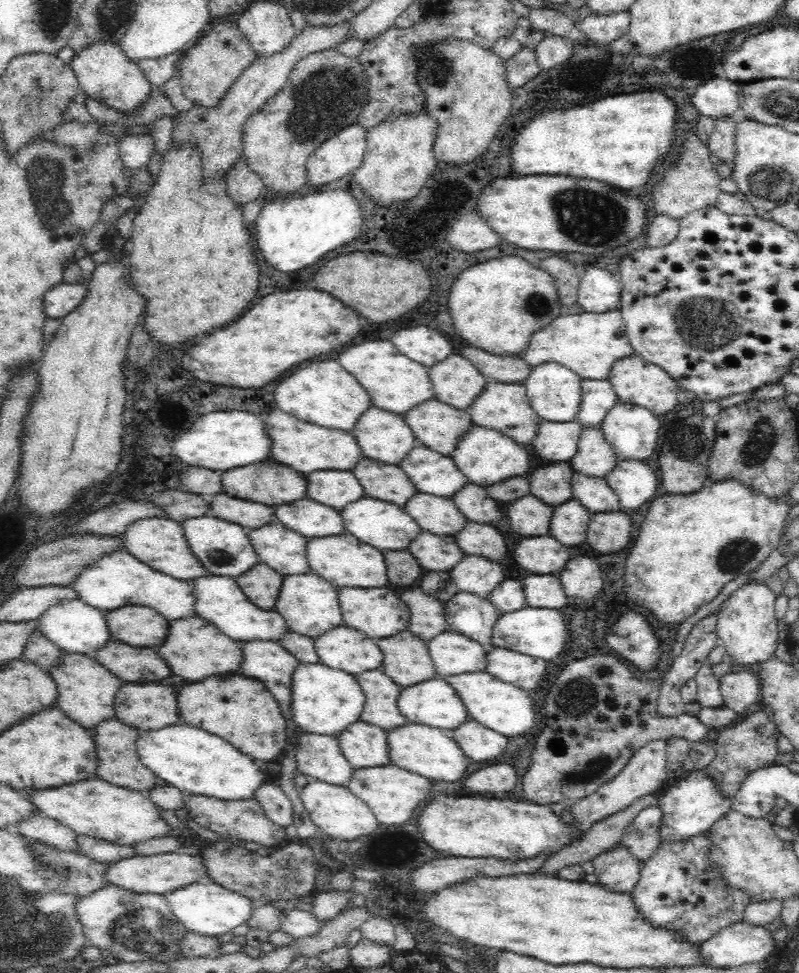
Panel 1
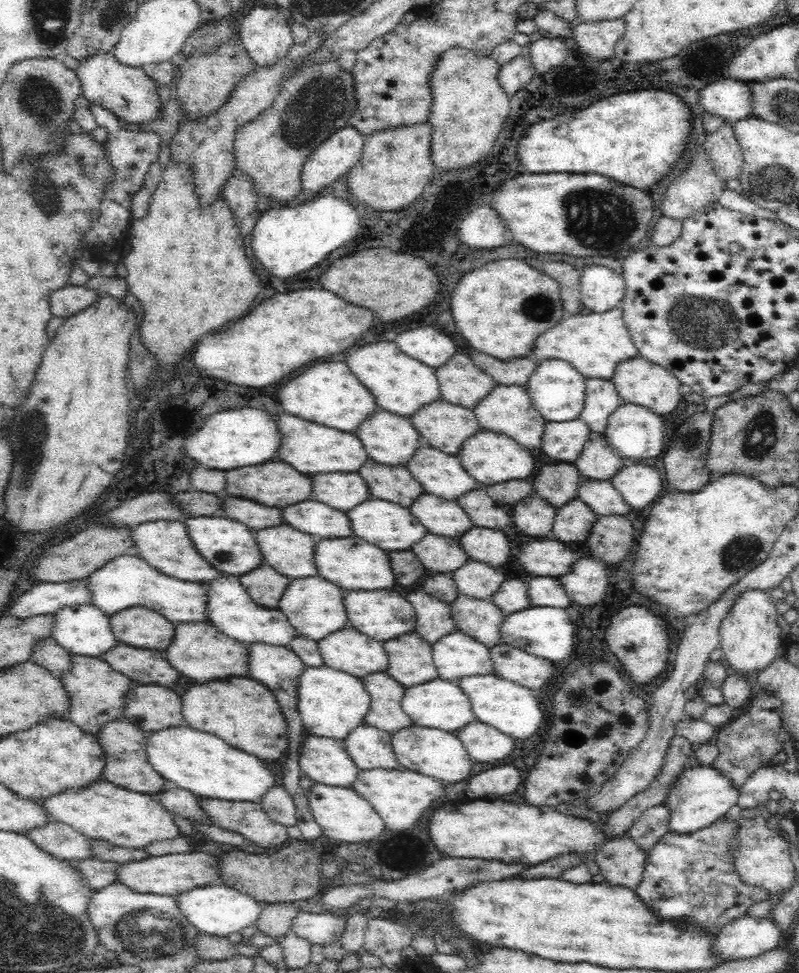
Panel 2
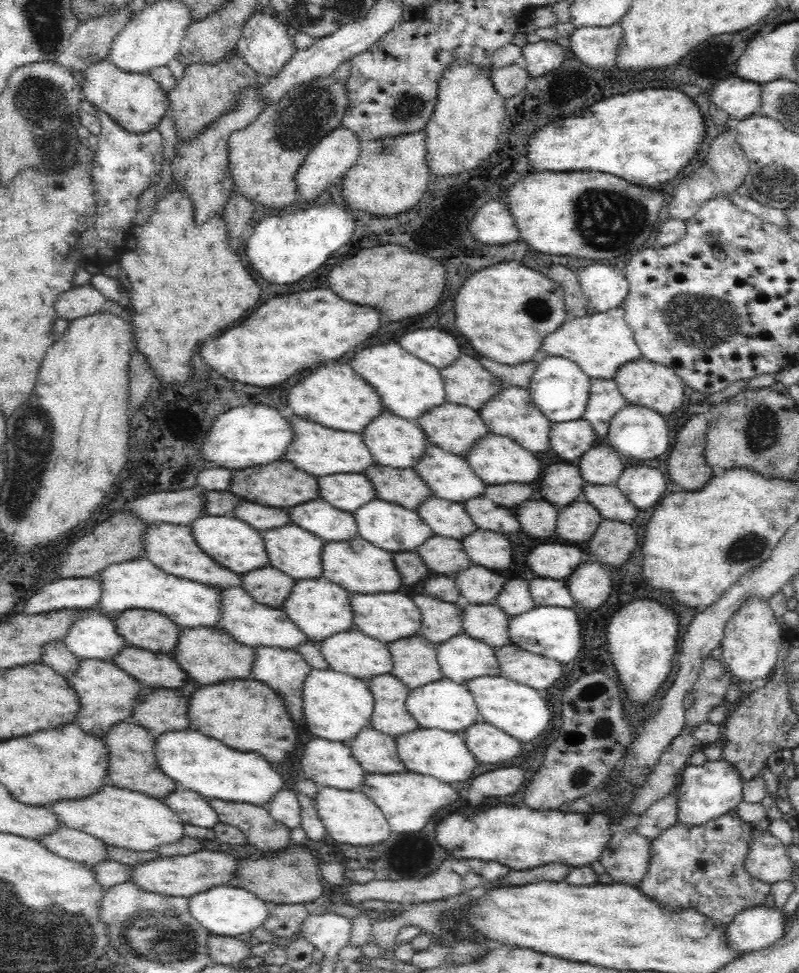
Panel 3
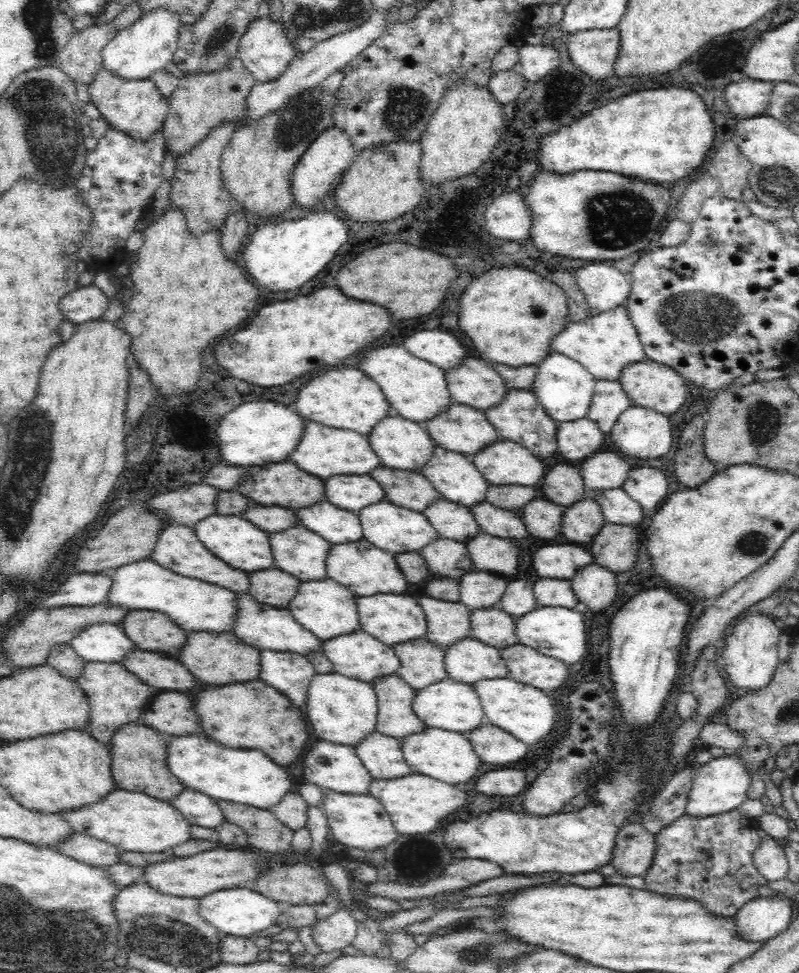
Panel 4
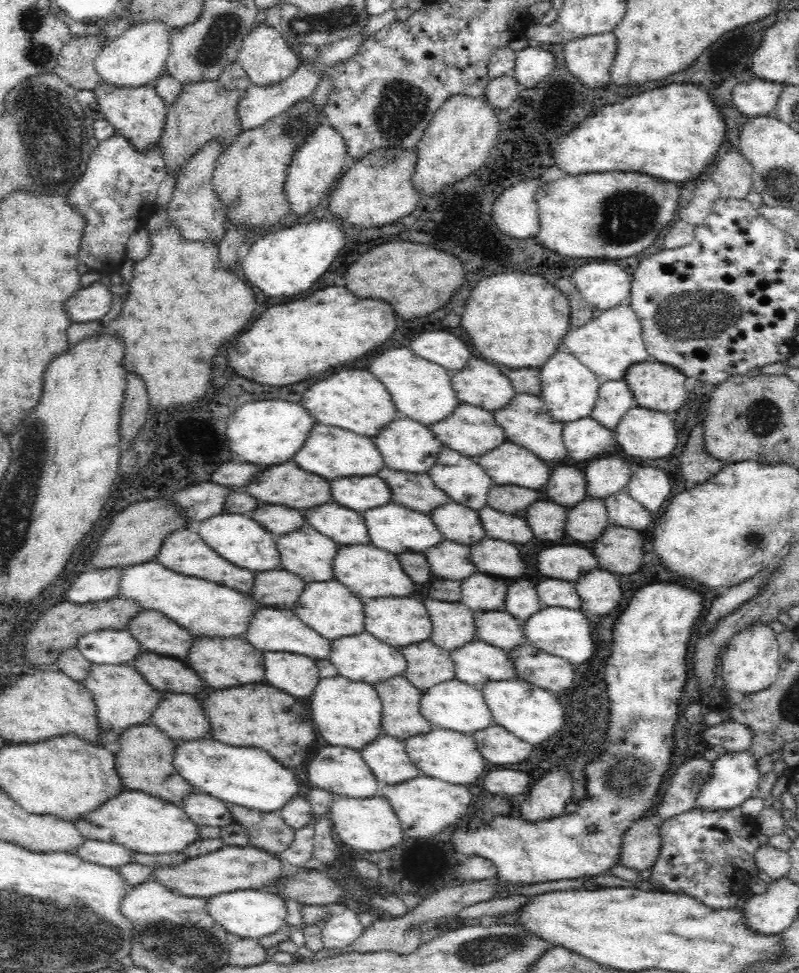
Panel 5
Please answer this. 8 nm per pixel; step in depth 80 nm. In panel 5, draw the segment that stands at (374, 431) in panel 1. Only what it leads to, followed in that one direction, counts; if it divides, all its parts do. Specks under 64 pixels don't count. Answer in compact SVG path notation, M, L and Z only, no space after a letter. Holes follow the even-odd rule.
M403 416L392 419L380 427L373 436L373 441L384 458L384 466L400 472L426 473L443 448L428 426Z

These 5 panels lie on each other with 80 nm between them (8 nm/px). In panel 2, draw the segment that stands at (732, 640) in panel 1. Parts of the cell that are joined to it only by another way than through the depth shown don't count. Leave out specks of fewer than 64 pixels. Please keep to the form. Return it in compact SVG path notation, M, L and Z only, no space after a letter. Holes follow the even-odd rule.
M753 588L736 595L719 626L719 648L723 650L725 664L744 675L765 669L779 656L777 650L782 645L780 627L776 623L779 618L769 591Z

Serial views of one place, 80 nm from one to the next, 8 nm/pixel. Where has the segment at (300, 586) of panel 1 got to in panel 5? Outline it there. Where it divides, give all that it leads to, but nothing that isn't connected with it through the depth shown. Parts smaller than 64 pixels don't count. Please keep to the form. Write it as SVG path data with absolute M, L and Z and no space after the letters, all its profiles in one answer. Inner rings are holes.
M336 579L305 583L293 606L293 613L311 630L328 641L364 631L361 599Z

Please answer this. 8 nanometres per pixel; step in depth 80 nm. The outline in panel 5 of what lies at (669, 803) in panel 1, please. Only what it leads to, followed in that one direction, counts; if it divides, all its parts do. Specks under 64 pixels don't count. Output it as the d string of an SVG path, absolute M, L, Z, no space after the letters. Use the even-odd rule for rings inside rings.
M725 753L712 762L712 770L704 784L700 786L698 794L695 794L694 809L698 811L728 811L741 807L745 800L752 797L760 783L760 772L758 764L752 761L750 753Z

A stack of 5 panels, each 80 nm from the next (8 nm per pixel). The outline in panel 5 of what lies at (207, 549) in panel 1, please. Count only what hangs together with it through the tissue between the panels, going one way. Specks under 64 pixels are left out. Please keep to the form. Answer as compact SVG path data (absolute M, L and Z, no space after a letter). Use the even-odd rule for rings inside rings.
M222 512L204 519L198 526L200 528L195 527L196 532L200 534L206 546L238 568L259 573L274 570L280 564L278 552L276 552L276 546L274 546L270 532L266 532L262 526L258 526L254 520L250 520L246 515L240 516L240 514Z

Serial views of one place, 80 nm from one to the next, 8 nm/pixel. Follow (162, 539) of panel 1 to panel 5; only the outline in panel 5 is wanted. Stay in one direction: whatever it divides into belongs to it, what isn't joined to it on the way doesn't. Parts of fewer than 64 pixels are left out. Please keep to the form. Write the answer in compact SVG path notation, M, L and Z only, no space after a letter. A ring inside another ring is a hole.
M195 527L174 529L170 531L164 538L159 548L159 554L156 560L162 566L170 570L182 574L184 576L191 576L194 578L215 582L228 588L233 588L239 593L250 595L254 582L254 573L245 568L234 568L234 565L222 560L212 549L206 546L202 537L198 536ZM194 530L194 532L192 532Z

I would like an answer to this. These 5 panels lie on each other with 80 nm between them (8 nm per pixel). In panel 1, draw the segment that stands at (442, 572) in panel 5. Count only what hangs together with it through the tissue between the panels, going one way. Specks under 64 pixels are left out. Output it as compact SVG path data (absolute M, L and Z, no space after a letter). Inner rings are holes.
M425 530L410 541L407 549L424 572L449 571L464 556L453 535L435 535Z

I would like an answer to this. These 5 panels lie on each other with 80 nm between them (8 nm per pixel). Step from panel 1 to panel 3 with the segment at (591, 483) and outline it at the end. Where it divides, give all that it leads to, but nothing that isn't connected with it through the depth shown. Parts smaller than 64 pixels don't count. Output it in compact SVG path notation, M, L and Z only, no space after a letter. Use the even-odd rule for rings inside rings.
M583 481L581 499L591 504L604 520L630 522L632 518L636 518L639 511L616 484L590 484L588 481Z

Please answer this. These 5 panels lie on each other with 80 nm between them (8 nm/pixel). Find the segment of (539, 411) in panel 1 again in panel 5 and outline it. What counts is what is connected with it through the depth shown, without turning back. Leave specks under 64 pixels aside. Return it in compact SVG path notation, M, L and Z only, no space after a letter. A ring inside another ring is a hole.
M568 351L556 352L539 369L539 397L554 419L562 423L591 417L601 379L592 374L574 355Z

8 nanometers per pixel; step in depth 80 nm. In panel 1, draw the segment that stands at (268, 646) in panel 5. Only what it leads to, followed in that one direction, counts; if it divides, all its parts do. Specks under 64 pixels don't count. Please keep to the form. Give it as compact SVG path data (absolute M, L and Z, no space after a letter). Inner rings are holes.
M204 575L188 579L187 584L191 587L191 594L193 594L193 614L209 620L236 642L241 643L249 640L273 640L277 642L277 638L284 631L288 631L284 619L278 611L266 611L254 606L243 595L234 578Z

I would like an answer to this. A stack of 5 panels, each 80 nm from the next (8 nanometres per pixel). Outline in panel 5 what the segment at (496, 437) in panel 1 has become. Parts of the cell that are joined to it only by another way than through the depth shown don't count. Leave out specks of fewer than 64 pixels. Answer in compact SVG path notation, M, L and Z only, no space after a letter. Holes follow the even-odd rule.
M508 440L475 458L493 485L514 485L532 490L544 488L548 480L546 462L533 452Z

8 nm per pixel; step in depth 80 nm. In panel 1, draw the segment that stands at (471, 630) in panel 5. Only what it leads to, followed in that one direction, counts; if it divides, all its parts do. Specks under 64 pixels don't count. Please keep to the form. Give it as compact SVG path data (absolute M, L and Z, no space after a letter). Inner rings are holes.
M420 586L397 590L399 599L409 612L407 629L420 640L430 640L439 632L449 630L443 617L443 603L426 594Z

